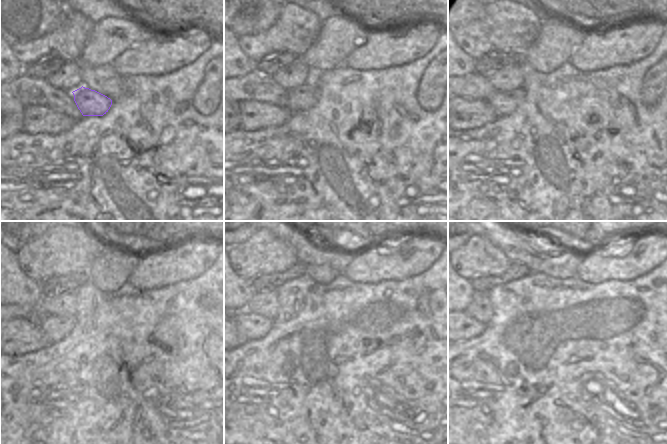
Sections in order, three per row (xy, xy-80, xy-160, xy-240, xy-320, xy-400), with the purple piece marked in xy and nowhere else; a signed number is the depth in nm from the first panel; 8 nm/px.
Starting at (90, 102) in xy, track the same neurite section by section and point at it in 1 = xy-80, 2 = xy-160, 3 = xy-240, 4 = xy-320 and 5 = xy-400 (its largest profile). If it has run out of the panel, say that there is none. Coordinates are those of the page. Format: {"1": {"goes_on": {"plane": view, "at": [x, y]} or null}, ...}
{"1": {"goes_on": {"plane": "xy-80", "at": [301, 98]}}, "2": {"goes_on": {"plane": "xy-160", "at": [504, 103]}}, "3": {"goes_on": {"plane": "xy-240", "at": [55, 328]}}, "4": {"goes_on": {"plane": "xy-320", "at": [254, 327]}}, "5": {"goes_on": {"plane": "xy-400", "at": [468, 328]}}}

